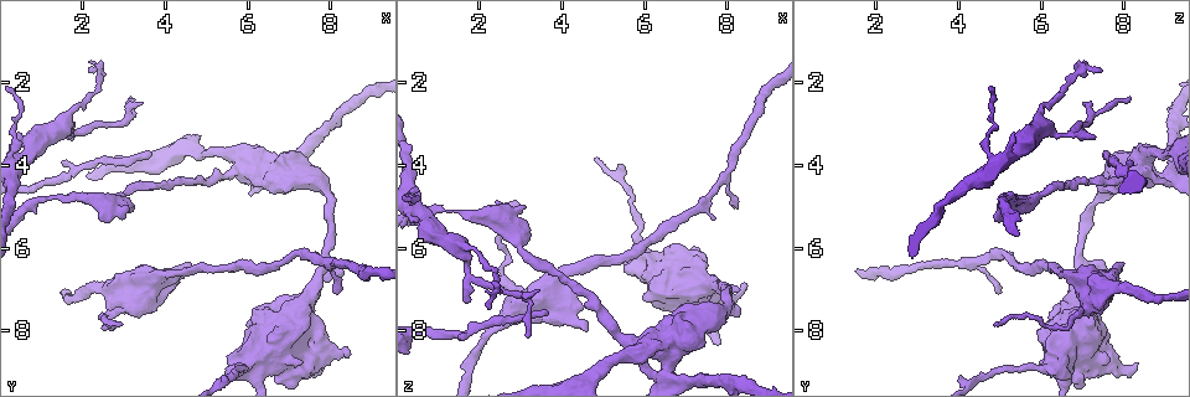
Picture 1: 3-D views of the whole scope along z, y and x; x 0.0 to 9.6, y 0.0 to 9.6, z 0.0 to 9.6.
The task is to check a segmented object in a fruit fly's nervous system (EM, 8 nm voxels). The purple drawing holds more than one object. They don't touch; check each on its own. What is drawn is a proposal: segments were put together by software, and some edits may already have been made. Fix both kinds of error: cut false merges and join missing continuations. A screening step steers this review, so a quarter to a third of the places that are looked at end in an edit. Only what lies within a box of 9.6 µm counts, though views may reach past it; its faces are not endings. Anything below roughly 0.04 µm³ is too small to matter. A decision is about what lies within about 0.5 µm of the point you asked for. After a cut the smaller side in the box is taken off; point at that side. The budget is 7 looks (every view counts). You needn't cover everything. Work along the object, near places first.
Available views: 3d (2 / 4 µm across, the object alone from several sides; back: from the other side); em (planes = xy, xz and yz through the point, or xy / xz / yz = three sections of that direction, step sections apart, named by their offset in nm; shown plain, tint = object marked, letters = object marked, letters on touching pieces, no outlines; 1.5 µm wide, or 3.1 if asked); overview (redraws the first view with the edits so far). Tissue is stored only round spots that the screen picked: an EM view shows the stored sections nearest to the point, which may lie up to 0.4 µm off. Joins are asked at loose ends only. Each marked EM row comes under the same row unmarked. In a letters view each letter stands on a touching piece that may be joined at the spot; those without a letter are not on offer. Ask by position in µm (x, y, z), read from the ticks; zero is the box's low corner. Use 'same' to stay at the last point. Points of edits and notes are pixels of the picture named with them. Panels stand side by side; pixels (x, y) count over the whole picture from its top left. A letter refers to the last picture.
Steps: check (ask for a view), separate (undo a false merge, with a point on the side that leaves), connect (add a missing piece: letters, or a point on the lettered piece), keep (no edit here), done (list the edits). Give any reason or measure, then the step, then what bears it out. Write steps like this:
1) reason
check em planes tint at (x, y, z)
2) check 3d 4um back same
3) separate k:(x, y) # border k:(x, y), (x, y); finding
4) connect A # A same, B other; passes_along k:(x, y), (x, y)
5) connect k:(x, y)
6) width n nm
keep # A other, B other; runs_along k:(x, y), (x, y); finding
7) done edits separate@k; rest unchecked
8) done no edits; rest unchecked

thick end
check em planes letters at (2.55, 7.45, 7.40)

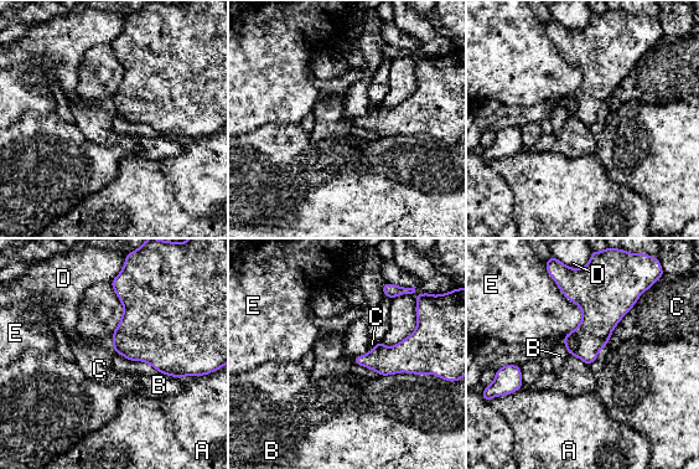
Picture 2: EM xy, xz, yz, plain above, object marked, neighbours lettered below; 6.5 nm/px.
keep # A other, B other, C other, D other, E other; border 2:(641, 295), (621, 319); no lettered piece goes on from it

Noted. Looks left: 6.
three arms meet
check 3d 2um at (6.60, 4.25, 9.10)

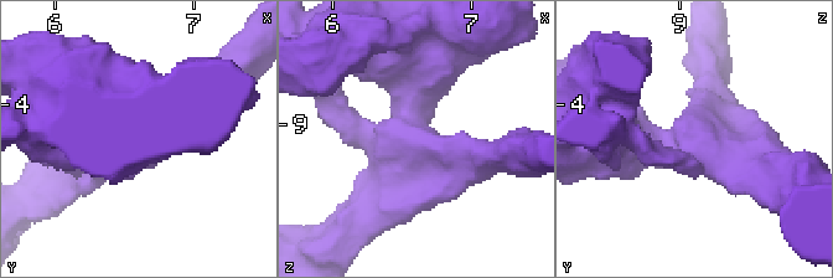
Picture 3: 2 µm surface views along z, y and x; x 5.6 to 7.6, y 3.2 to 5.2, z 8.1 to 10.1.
arms 3; arm_widths 170, 240, 550 nm; shape alone is not enough
check em planes letters at (6.56, 4.26, 9.08)

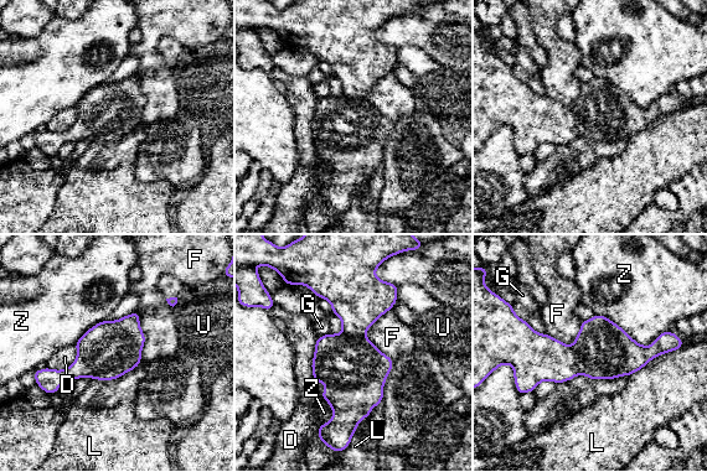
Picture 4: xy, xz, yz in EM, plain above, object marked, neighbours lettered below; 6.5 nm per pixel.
width 380 nm
separate 4:(603, 349) # D other, F other, G other, L other, U other, Z other; border 4:(571, 346), (579, 373); a second neuron is stuck on

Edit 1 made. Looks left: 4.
tapers out
check em yz step 8 tint at (1.65, 3.30, 7.35)

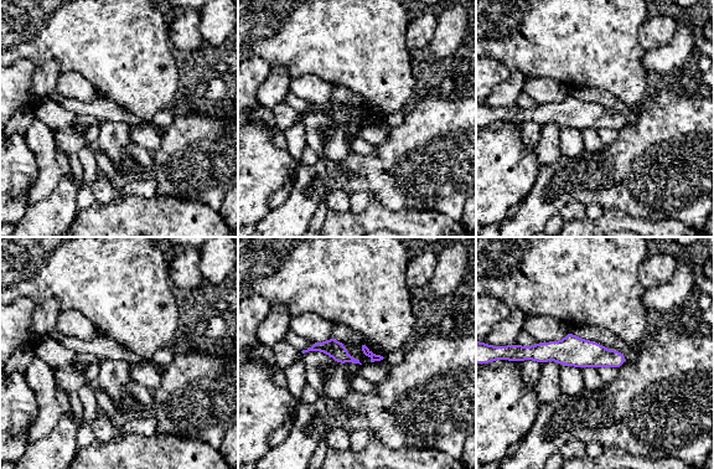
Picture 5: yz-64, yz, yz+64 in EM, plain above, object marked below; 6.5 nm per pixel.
what lies round it
check em yz step 8 letters same

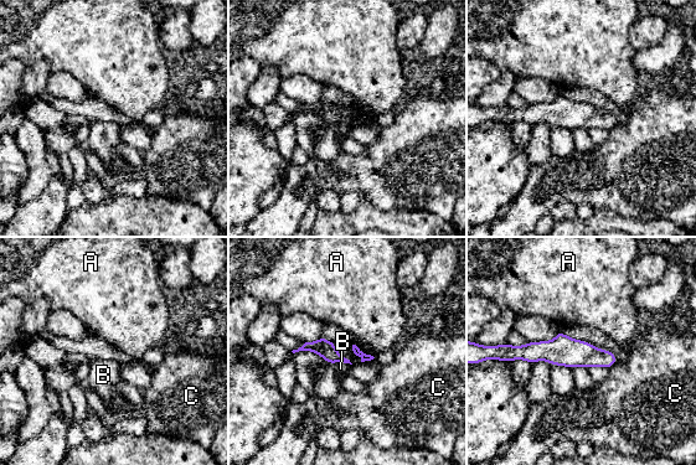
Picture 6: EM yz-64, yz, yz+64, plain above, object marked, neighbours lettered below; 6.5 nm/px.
keep # A other, B other, C other; border 6:(355, 344), (362, 351), (375, 357); no lettered piece goes on from it

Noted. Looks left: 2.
done edits separate@4; rest unchecked

